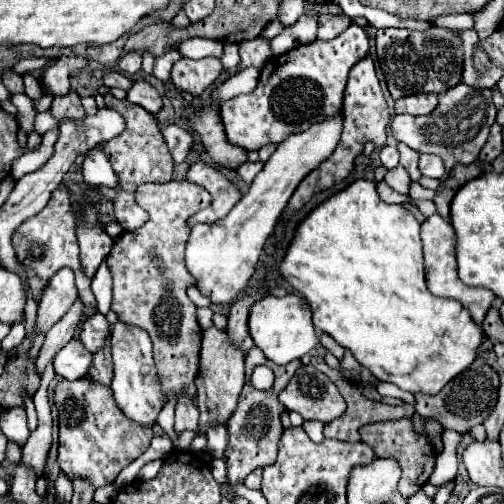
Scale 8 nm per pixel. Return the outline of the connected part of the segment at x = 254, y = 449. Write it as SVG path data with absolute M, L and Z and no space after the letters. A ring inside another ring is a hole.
M252 347L250 353L246 353L246 385L240 393L238 407L226 425L228 427L228 447L224 451L224 461L228 467L227 475L230 487L236 487L239 482L243 482L244 477L250 471L254 471L256 467L266 467L266 465L276 461L278 441L284 433L284 427L280 423L280 415L286 411L286 407L278 401L278 393L288 385L290 377L294 377L298 367L300 367L300 359L294 359L288 365L274 365L272 361L268 361L264 357L264 353L258 347ZM256 365L268 365L274 371L276 381L274 381L274 387L270 391L256 391L250 385L250 375L252 375L252 369Z

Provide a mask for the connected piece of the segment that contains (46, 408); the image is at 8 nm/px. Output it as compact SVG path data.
M48 365L44 369L42 381L38 391L34 393L34 405L38 411L38 427L30 433L28 441L22 447L22 461L30 467L36 469L38 475L42 475L42 465L46 461L46 455L50 451L52 445L52 415L50 415L50 397L48 397L48 385L54 379L54 369L52 365Z

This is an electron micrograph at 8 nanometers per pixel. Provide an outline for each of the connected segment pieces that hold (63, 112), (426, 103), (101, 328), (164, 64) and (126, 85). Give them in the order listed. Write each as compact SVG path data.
M70 91L66 95L60 95L60 97L54 97L52 101L52 113L58 121L62 119L82 119L86 113L82 109L82 103L80 103L80 95Z
M418 93L418 95L406 95L396 99L394 111L396 113L410 113L410 115L426 115L434 109L436 105L436 95L434 93Z
M92 313L84 323L82 323L82 333L80 333L80 341L84 343L84 347L88 351L100 349L104 345L106 335L110 333L110 323L106 321L106 317L102 313Z
M168 47L164 55L156 57L154 61L154 77L158 77L160 81L168 81L170 79L170 71L172 71L172 65L180 59L180 51L174 49L174 47Z
M112 71L112 73L106 73L104 77L104 85L106 87L120 87L120 89L130 89L130 79L124 75L124 73L118 73L118 71Z

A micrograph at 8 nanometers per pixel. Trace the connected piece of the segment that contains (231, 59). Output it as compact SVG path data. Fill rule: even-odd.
M224 43L224 53L221 57L221 62L225 69L232 69L240 63L238 44Z

